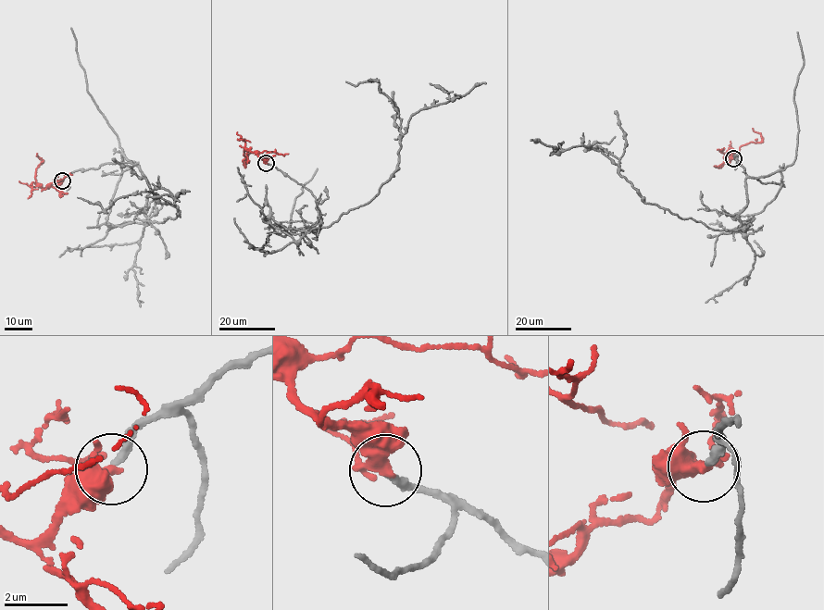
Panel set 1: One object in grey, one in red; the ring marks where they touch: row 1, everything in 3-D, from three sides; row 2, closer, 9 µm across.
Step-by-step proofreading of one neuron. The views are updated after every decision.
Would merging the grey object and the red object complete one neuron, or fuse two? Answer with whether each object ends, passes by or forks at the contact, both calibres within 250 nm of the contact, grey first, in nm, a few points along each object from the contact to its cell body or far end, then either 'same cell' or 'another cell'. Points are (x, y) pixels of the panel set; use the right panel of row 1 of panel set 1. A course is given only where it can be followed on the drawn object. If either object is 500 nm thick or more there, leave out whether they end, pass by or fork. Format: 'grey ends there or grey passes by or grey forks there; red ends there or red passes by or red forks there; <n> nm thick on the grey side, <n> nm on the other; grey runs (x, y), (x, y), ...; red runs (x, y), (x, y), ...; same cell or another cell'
grey ends there; red forks there; 240 nm thick on the grey side, 280 nm on the other; grey runs (733, 158), (745, 172), (746, 206), (739, 229), (716, 230), (646, 203), (602, 152), (558, 152), (530, 141); red runs (733, 158), (742, 145), (762, 141), (759, 133), (752, 128); same cell

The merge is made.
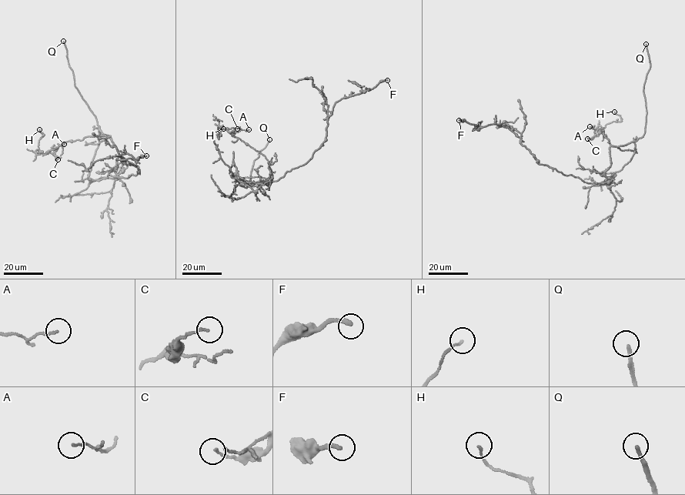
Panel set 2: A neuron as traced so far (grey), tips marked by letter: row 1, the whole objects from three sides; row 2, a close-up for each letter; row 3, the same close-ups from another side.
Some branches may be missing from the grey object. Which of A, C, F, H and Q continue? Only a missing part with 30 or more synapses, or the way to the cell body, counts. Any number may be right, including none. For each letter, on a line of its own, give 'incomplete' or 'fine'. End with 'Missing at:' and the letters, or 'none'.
A: fine
C: fine
F: incomplete
H: fine
Q: incomplete
Missing at: F, Q

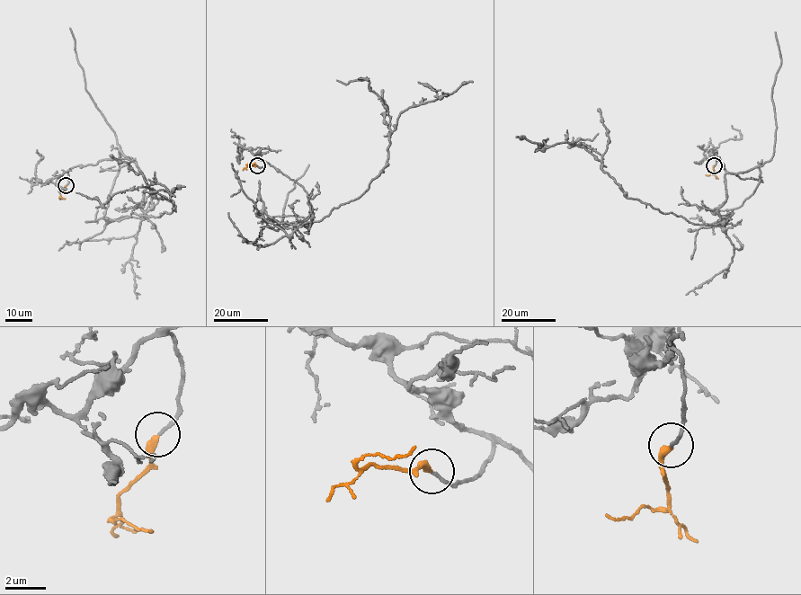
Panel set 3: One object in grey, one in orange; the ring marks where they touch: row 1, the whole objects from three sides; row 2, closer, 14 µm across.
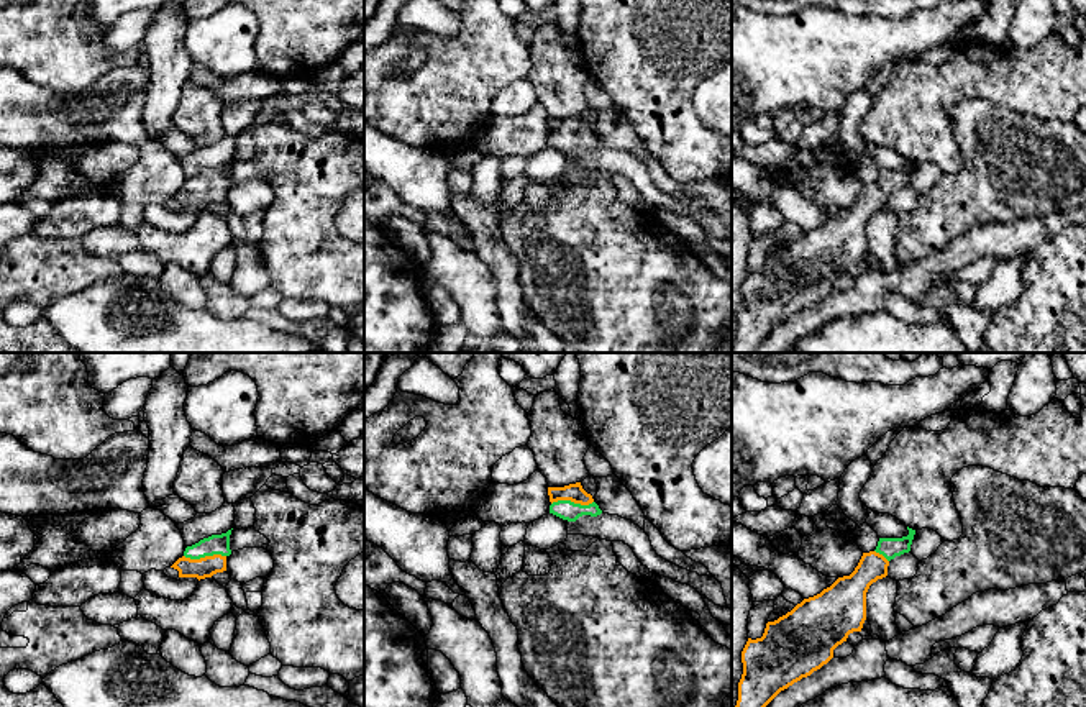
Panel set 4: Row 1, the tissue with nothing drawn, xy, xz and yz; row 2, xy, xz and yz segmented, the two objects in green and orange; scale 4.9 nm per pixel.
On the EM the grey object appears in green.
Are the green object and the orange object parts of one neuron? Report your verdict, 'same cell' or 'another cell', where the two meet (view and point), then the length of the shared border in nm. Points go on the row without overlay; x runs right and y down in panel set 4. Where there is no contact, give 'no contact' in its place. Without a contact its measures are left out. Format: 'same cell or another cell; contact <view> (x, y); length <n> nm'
same cell; contact xy (205, 187); length 200 nm

